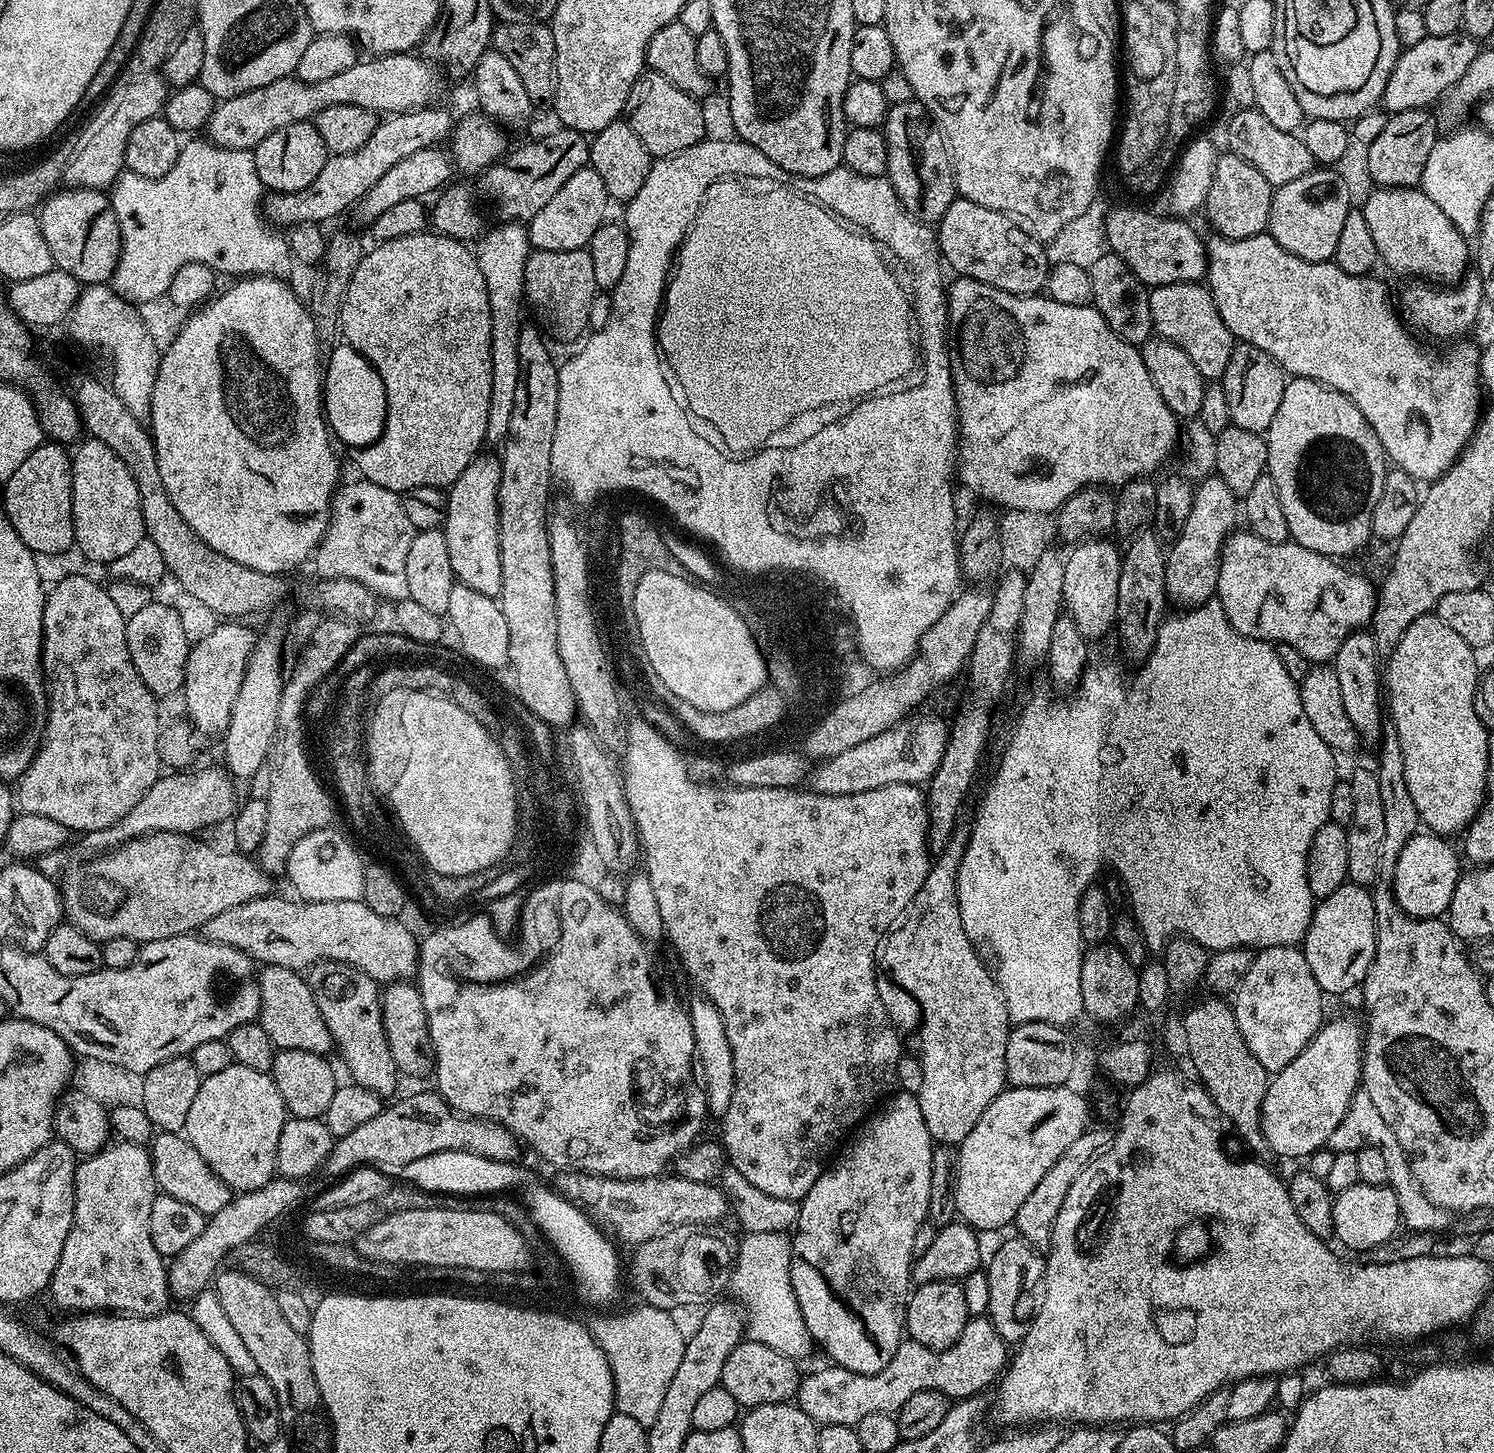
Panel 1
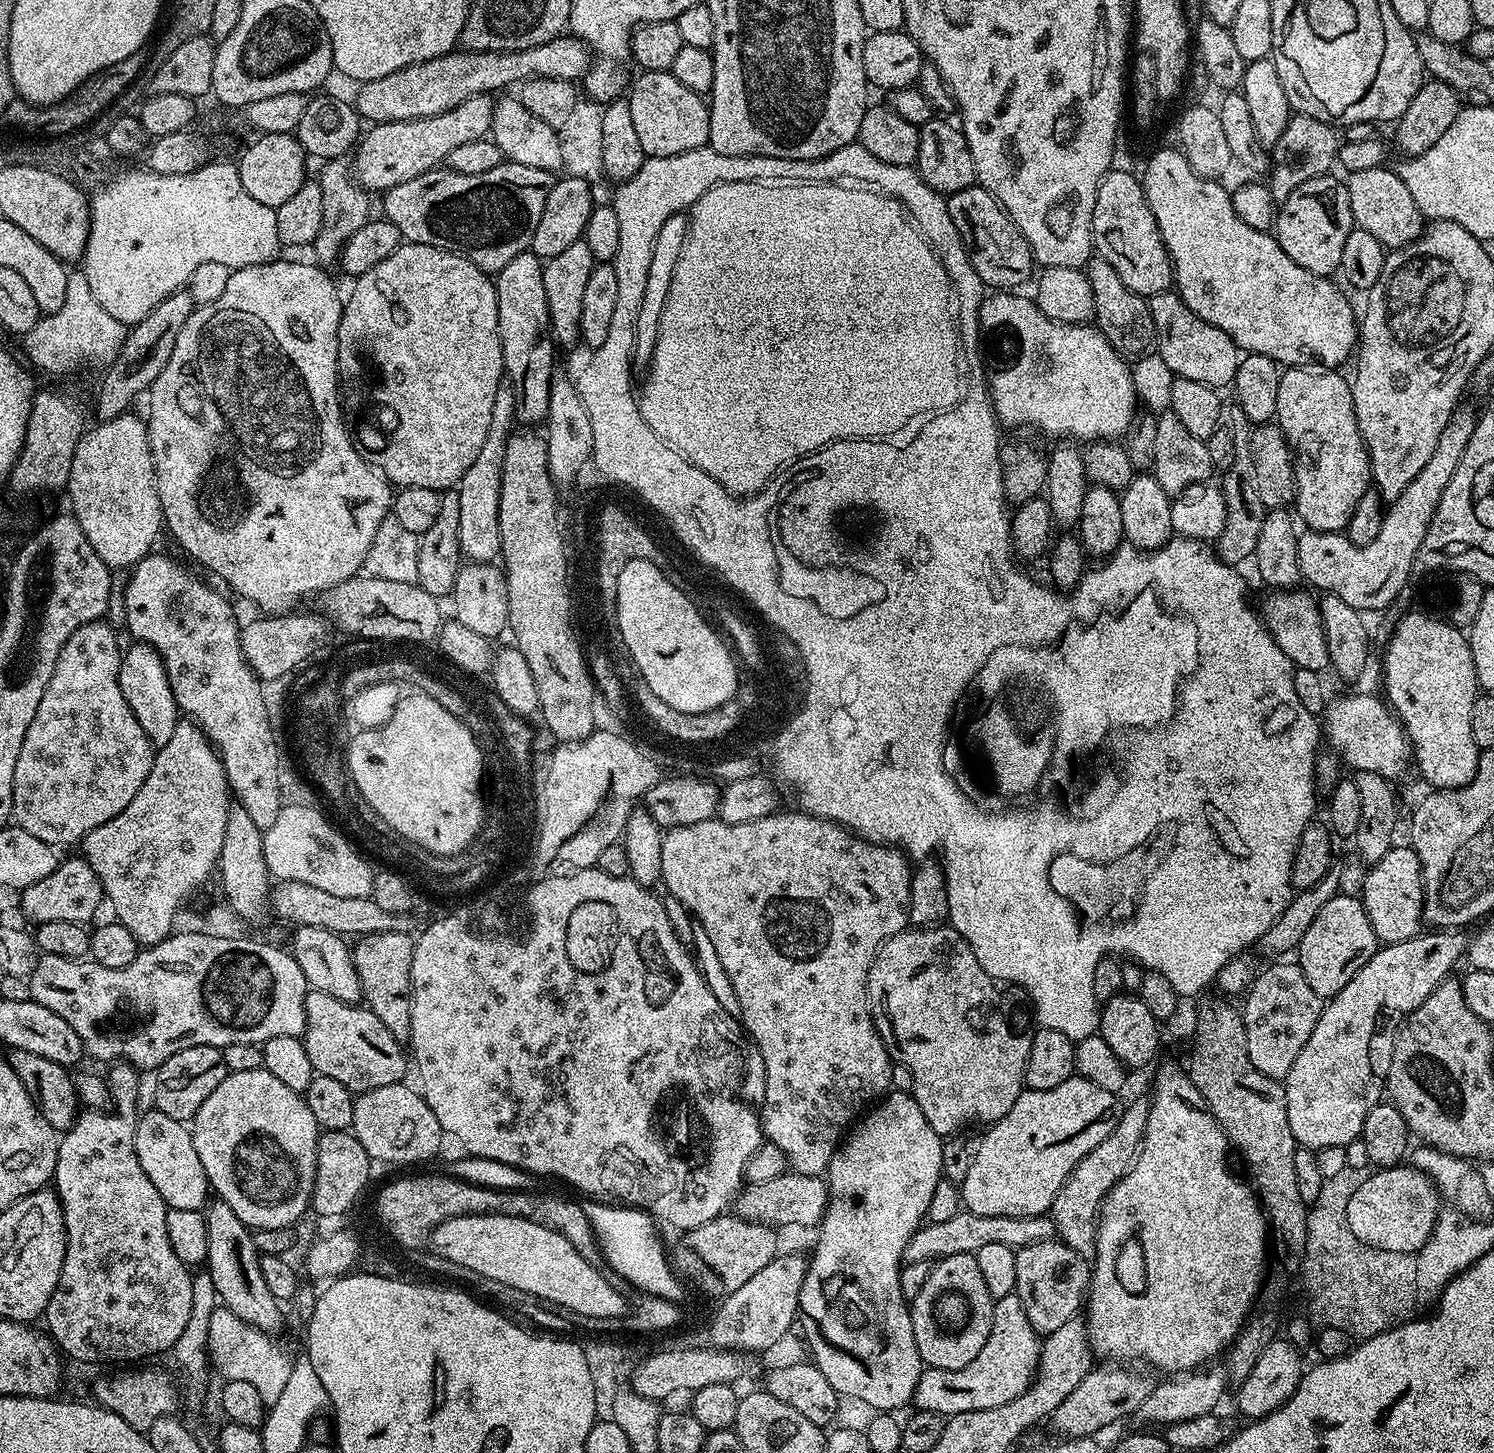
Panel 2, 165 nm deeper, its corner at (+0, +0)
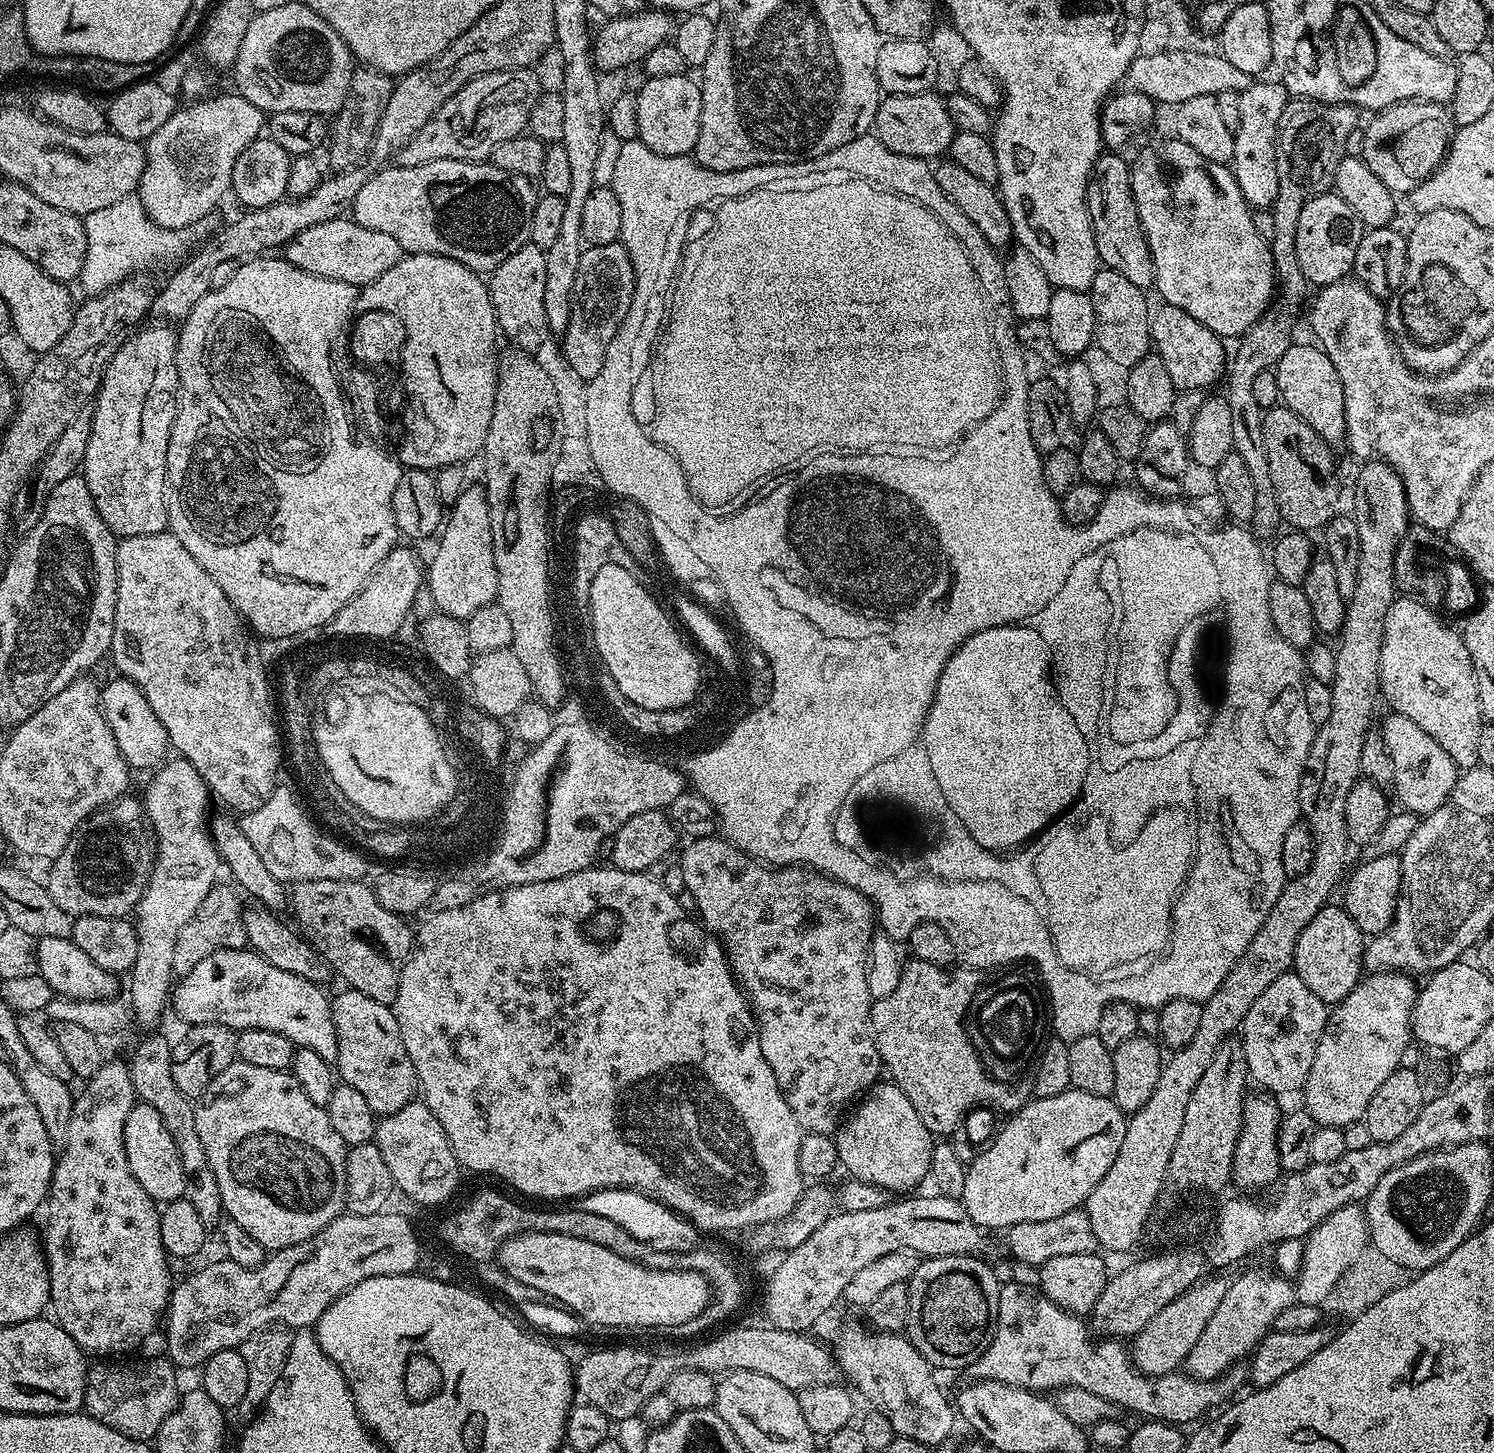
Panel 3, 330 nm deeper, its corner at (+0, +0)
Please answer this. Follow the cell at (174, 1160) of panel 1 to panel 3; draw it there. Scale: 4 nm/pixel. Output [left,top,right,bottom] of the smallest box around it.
[124,1102,186,1202]

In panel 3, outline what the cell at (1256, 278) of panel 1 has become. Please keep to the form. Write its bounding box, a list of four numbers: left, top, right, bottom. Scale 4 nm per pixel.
[1131,138,1278,338]

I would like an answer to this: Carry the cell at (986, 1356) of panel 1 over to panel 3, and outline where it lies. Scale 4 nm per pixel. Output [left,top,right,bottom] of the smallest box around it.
[970,1283,1250,1426]

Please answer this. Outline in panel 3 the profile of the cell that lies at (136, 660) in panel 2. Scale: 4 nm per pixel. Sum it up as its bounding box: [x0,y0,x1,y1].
[100,674,170,770]

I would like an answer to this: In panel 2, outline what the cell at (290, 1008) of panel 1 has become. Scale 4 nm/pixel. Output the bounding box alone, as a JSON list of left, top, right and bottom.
[302,990,410,1094]

